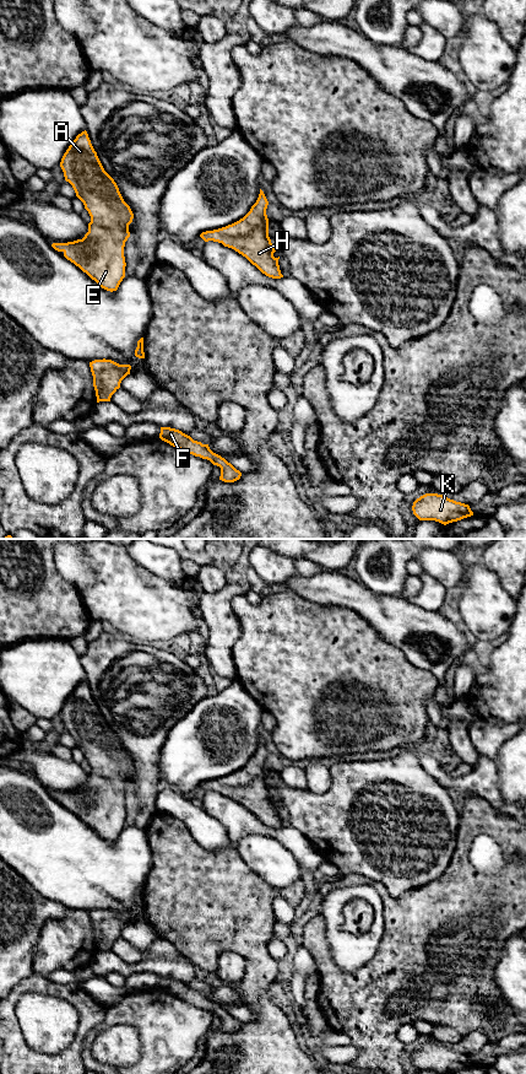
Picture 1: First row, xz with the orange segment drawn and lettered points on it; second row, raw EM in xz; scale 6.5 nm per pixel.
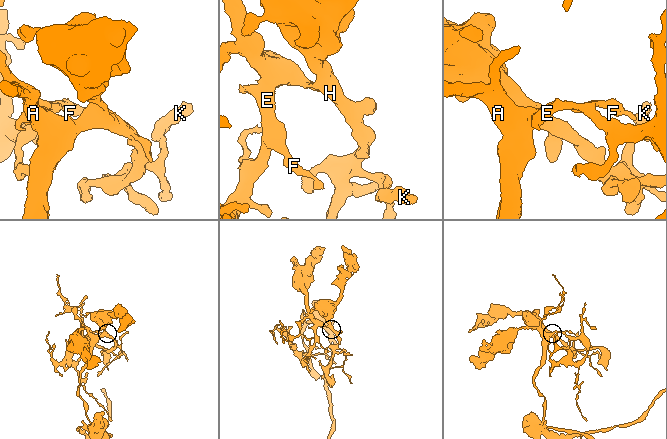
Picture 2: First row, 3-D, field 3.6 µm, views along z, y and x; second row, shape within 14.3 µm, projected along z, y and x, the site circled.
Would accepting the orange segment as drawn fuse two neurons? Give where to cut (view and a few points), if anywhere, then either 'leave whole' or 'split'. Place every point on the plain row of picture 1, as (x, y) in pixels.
no cut | leave whole

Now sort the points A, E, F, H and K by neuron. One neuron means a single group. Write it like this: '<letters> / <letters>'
A E F H K

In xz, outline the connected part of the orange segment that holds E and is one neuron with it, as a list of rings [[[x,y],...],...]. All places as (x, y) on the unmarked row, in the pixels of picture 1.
[[[86,680],[78,684],[69,696],[61,708],[60,717],[65,730],[72,735],[76,746],[88,761],[91,772],[88,782],[82,789],[53,793],[51,797],[63,802],[67,810],[78,816],[102,838],[110,842],[116,841],[125,827],[124,797],[130,787],[129,775],[132,772],[134,763],[124,751],[114,729],[104,721]]]

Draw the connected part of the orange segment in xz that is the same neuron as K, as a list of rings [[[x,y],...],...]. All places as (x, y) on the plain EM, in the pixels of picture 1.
[[[438,1043],[421,1046],[413,1052],[412,1060],[419,1070],[435,1070],[441,1074],[449,1074],[473,1065],[468,1054]]]

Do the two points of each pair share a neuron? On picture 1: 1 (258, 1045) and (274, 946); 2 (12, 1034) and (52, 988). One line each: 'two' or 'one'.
1: two
2: one

